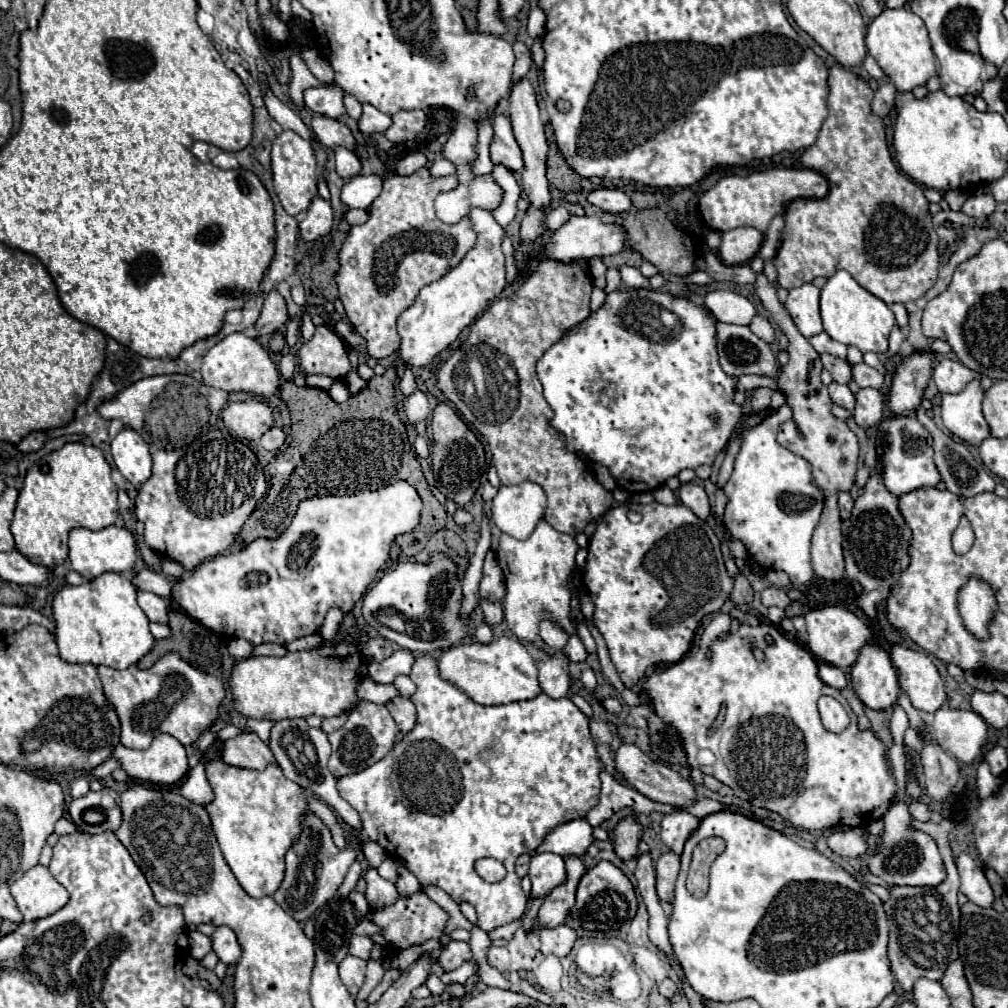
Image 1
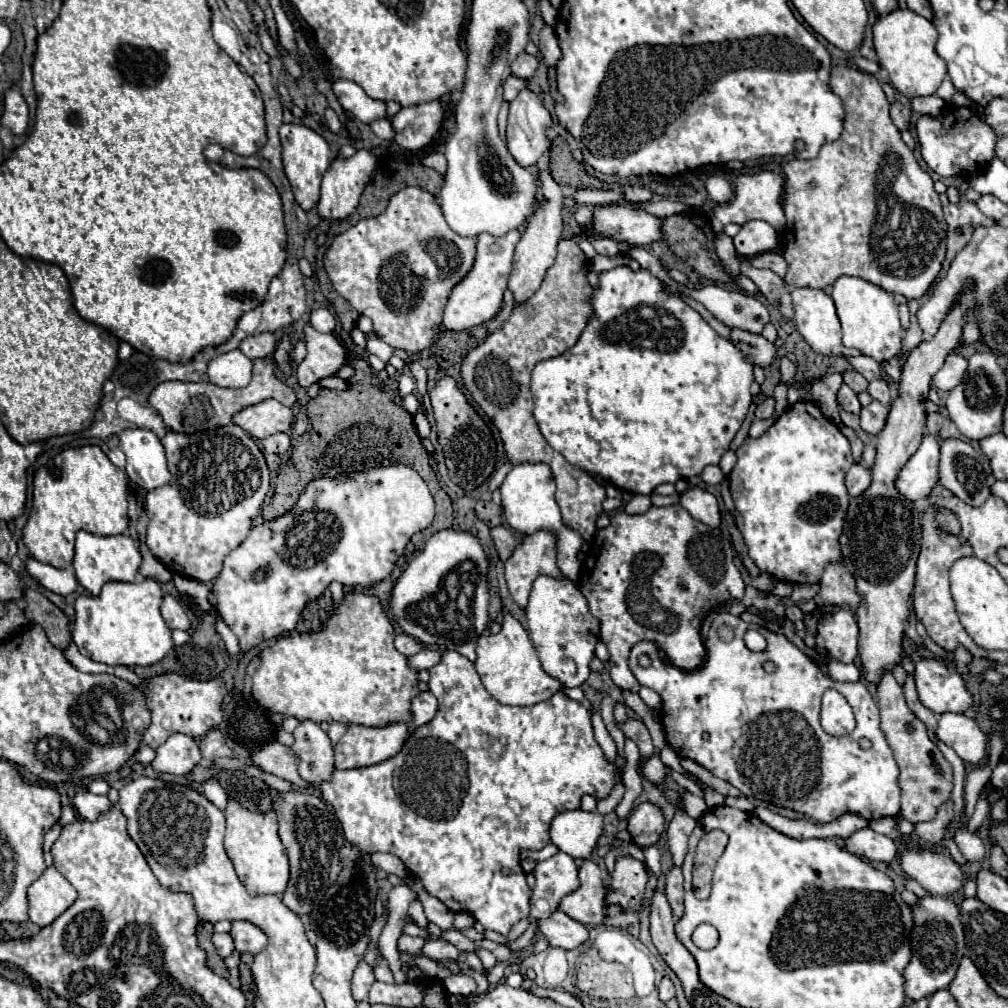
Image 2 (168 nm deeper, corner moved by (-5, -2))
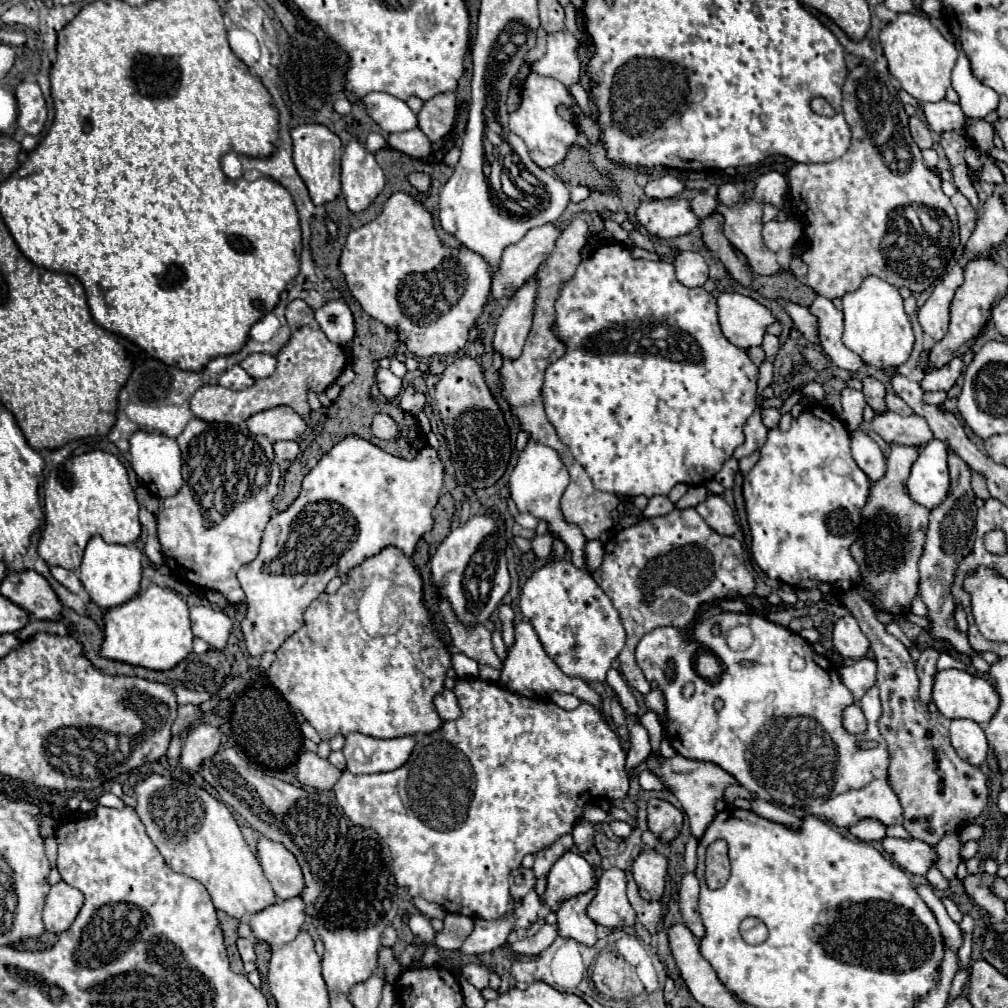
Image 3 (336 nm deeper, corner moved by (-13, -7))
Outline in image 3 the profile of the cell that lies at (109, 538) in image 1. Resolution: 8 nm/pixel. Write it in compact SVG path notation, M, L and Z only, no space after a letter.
M94 536L88 542L80 564L80 582L96 606L108 610L124 604L124 600L130 600L138 592L140 574L142 574L142 554L136 546L106 544L100 536Z

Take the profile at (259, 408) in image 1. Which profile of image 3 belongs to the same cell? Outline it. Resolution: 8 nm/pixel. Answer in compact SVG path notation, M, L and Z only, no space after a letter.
M276 406L258 412L246 420L246 426L252 434L264 434L272 442L298 440L306 430L304 418L296 414L290 406Z

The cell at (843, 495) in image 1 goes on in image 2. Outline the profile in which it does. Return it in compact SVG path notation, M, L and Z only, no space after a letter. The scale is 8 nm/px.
M852 465L850 471L846 473L846 489L850 497L858 497L862 495L868 485L870 485L870 471L864 465Z

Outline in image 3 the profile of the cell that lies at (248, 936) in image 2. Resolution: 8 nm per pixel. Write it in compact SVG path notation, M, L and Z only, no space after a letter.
M302 896L292 900L278 900L276 904L256 912L250 920L252 932L258 940L268 942L270 946L282 946L298 936L304 928L306 904Z

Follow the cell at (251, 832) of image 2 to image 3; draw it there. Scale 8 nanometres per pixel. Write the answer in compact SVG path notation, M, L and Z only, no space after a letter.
M264 836L258 840L258 852L264 876L268 878L274 894L280 900L300 896L304 890L304 878L296 856L282 844L272 842Z

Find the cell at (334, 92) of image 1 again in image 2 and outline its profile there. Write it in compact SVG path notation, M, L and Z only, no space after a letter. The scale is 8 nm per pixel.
M334 79L332 93L336 95L336 101L342 105L342 109L352 113L362 123L372 123L374 119L386 117L386 105L382 101L370 99L364 89L352 81Z

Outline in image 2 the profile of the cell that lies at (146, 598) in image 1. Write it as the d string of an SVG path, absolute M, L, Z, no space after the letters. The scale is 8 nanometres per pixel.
M170 595L164 597L164 603L160 607L160 613L162 613L162 619L168 623L170 629L184 629L184 631L190 631L192 629L190 619L188 619L182 603L176 601L174 597L170 597Z

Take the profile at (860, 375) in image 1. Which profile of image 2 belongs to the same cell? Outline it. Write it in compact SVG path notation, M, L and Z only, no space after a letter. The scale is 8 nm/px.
M874 379L874 381L870 381L870 385L868 385L868 393L870 393L872 399L884 403L886 407L888 407L890 401L892 401L892 397L890 397L890 389L888 389L888 383L886 383L884 379Z

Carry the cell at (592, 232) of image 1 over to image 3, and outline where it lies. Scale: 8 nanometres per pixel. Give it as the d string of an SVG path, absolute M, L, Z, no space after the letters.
M684 198L646 200L638 206L636 218L650 234L660 238L674 238L698 228L700 218L692 212L692 206Z

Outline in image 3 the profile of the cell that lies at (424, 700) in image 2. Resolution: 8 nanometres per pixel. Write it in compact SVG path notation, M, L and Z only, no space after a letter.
M442 690L434 698L434 706L436 706L436 710L438 710L442 720L456 720L456 718L460 718L460 706L458 706L456 694L452 690Z

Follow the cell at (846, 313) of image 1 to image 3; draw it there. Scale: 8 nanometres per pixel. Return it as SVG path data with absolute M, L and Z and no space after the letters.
M870 276L862 282L856 292L842 298L844 304L844 344L856 352L868 366L876 368L898 368L904 364L914 346L914 332L908 314L904 312L904 302L896 286Z

